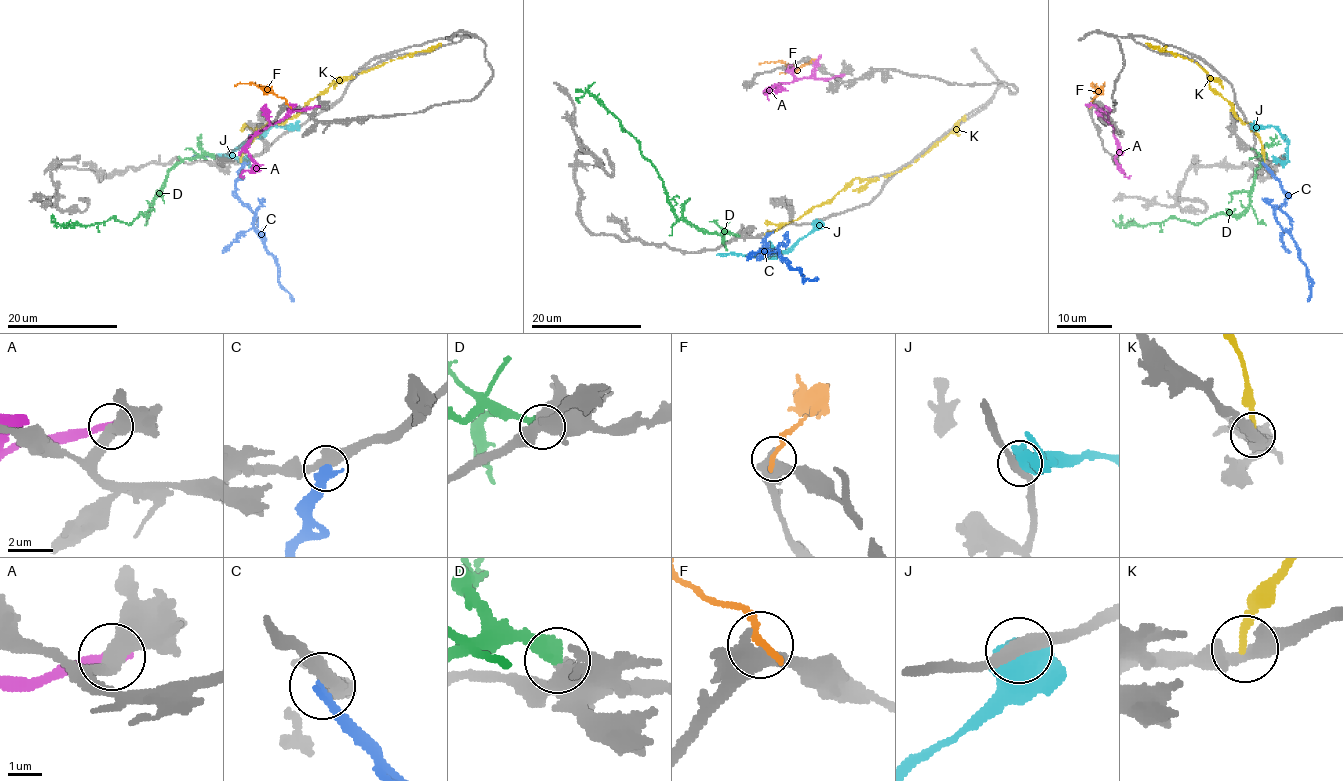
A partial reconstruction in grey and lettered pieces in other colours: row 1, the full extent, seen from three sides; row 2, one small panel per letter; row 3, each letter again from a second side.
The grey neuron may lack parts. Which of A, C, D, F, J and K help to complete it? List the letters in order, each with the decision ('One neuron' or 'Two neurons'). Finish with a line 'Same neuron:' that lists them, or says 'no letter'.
A: Two neurons
C: Two neurons
D: Two neurons
F: Two neurons
J: Two neurons
K: Two neurons
Same neuron: no letter

